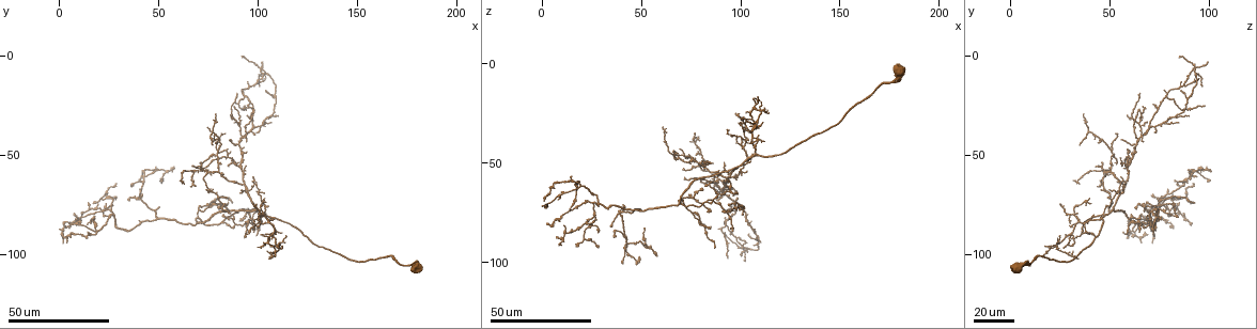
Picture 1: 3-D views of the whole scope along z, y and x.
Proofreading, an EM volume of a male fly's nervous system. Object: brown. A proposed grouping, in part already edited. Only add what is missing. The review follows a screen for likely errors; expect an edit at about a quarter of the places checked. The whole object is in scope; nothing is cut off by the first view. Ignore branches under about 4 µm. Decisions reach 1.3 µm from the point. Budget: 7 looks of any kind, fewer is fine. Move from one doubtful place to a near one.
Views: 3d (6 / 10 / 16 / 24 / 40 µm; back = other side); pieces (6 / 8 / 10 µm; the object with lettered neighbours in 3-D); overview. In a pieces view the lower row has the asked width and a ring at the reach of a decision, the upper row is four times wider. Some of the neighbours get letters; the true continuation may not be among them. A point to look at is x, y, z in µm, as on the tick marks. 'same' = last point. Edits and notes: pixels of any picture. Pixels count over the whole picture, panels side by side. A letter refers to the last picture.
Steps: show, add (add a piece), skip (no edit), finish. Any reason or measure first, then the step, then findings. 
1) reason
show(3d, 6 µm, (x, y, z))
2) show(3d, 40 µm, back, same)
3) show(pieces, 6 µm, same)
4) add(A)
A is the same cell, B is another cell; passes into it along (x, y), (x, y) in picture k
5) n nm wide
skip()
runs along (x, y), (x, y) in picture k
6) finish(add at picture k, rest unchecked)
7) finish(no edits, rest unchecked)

tapers out
show(3d, 40 µm, (91, 0, 86))

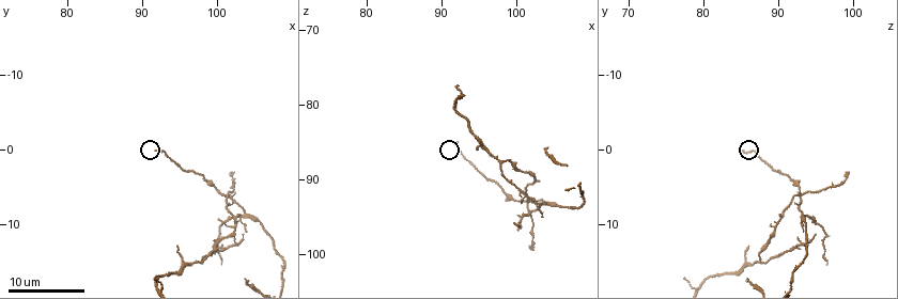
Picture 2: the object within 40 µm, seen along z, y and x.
show(pieces, 6 µm, (92.0, 1.0, 85.0))

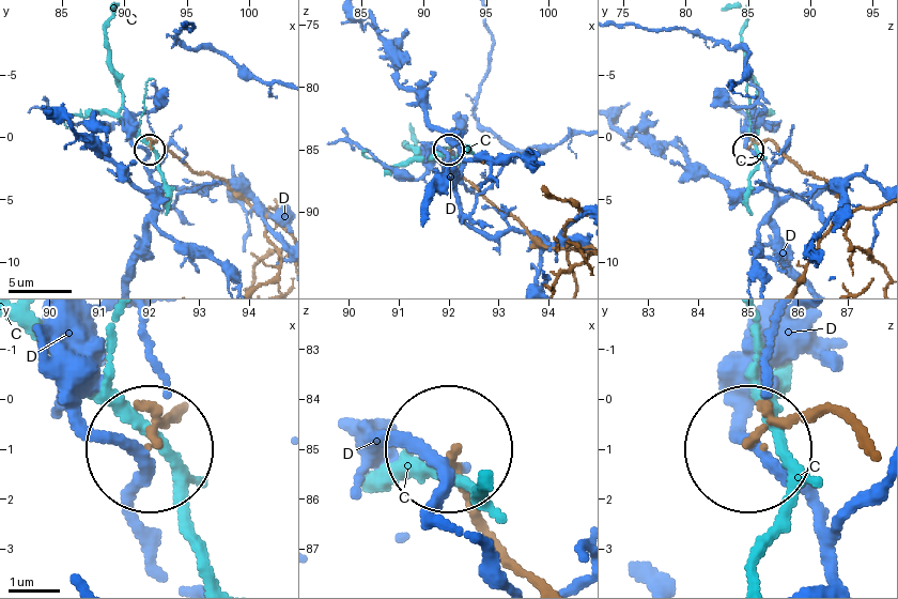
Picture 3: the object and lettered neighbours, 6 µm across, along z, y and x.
90 nm wide
skip()
C and D are other cells; none of them fits

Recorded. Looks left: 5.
tapers out
show(3d, 40 µm, (70, 55, 45))

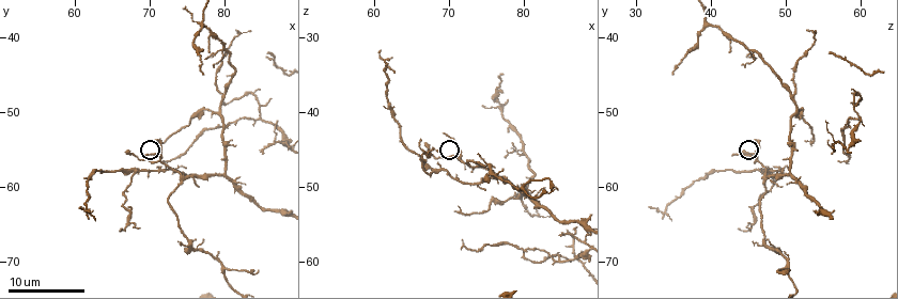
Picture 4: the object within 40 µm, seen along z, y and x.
show(pieces, 6 µm, (71.0, 54.0, 46.0))

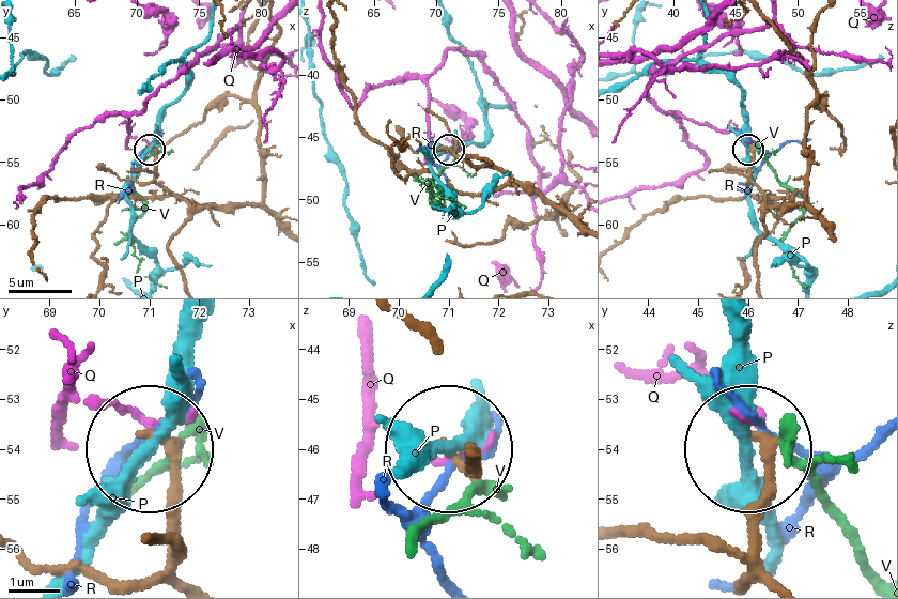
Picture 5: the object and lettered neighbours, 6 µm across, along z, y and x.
180 nm wide
skip()
P, Q, R and V are other cells; runs along (833, 235), (802, 203), (765, 204), (752, 179), (749, 148) in picture 5; no lettered piece goes on from it

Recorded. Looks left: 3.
tapers out
show(pieces, 8 µm, (71.0, 54.0, 52.5))

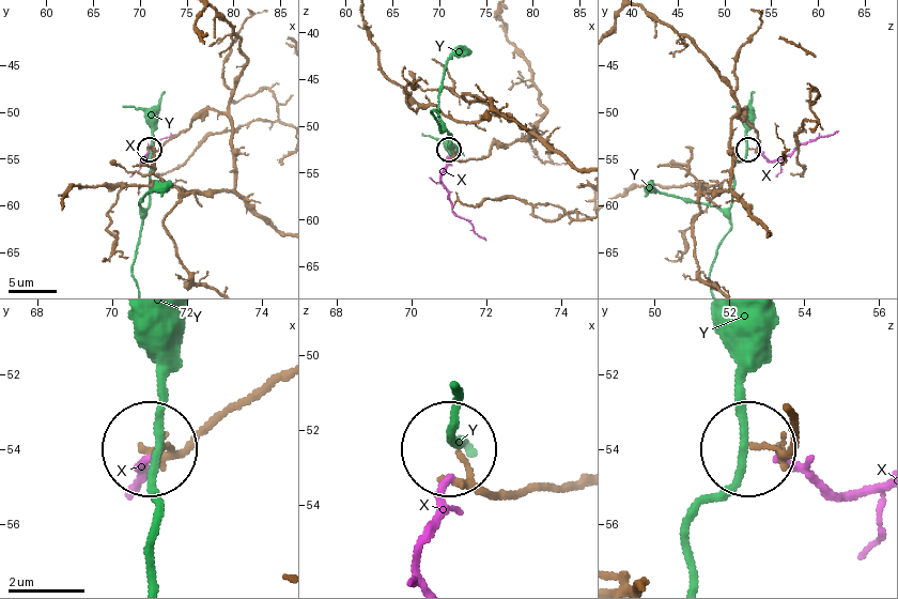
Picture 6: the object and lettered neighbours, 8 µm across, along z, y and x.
skip()
X and Y are other cells; runs along (789, 411), (792, 440), (751, 449) in picture 6; no lettered piece goes on from it

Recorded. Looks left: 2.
finish(no edits, rest unchecked)

